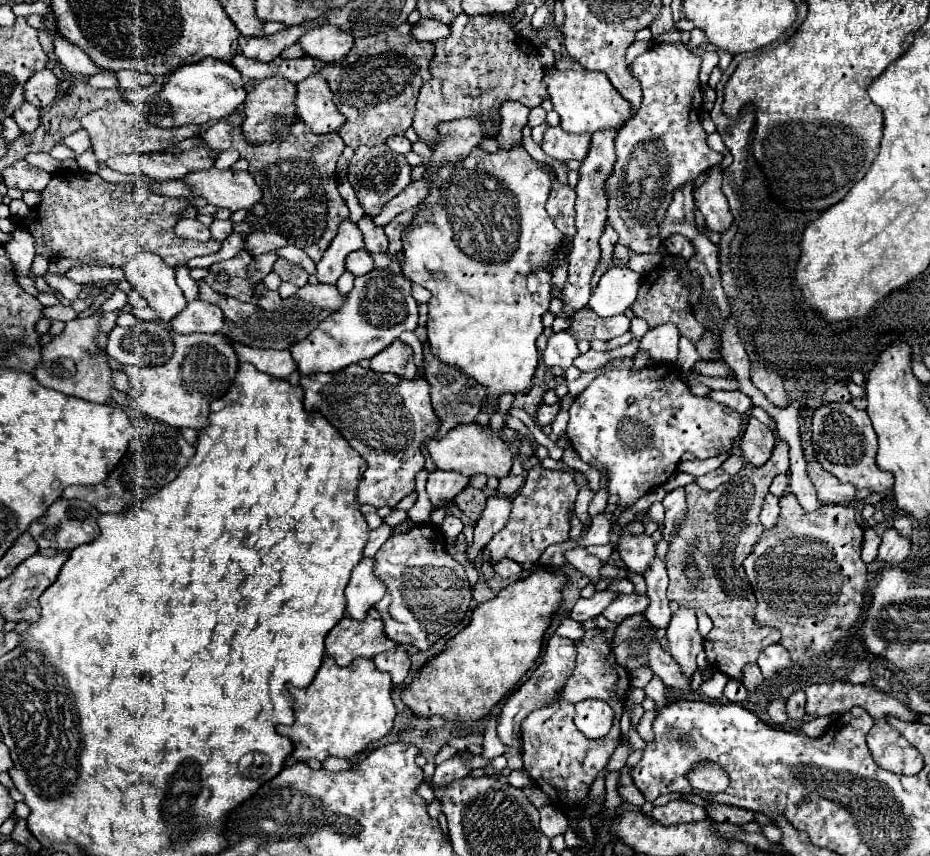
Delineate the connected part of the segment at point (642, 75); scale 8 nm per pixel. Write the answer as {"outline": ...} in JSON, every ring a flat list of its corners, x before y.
{"outline":[[659,43,639,55,631,67,643,89,639,111,619,129,615,137,617,161,607,179,607,223,617,231,619,243,635,253,659,253,663,261,671,261,681,283,687,289,701,287,701,275,689,269,689,261,661,251,659,223,667,215,675,189,695,183,695,179,723,155,707,145,707,133,699,121,701,57,691,53,683,43]]}

